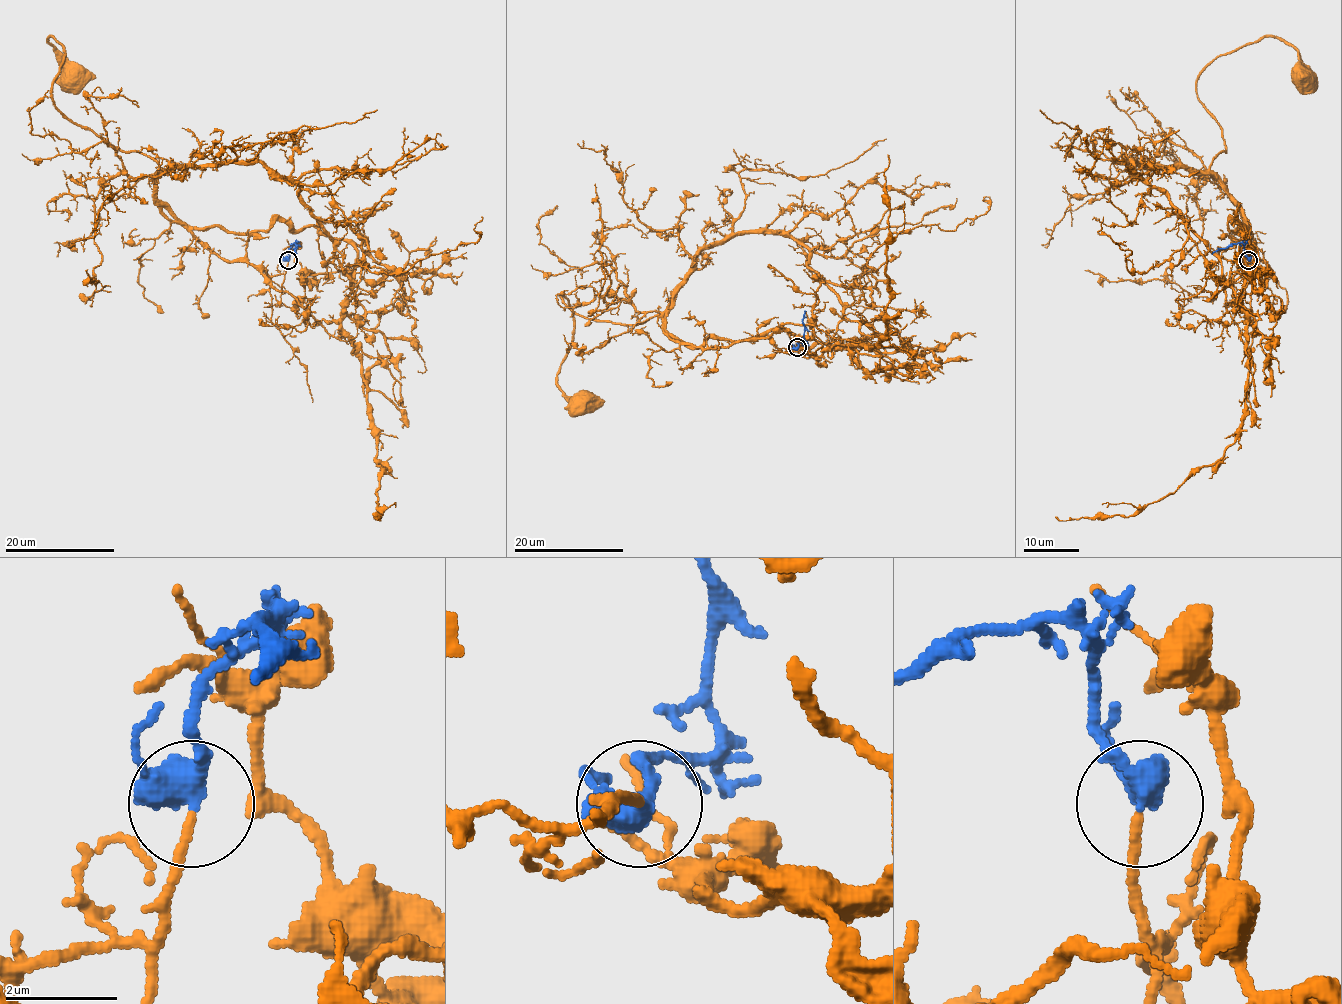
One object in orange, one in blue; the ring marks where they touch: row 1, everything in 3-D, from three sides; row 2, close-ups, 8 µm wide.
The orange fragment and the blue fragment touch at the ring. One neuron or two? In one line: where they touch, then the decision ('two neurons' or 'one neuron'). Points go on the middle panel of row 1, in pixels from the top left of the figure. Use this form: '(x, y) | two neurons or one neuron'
(797, 347) | one neuron

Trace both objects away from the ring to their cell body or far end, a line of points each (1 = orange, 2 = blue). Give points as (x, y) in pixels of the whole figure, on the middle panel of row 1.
1: (797, 348), (701, 349), (666, 329), (667, 309), (618, 324), (560, 296), (574, 320), (558, 387), (575, 403)
2: (797, 348), (797, 344), (804, 341), (806, 311)

